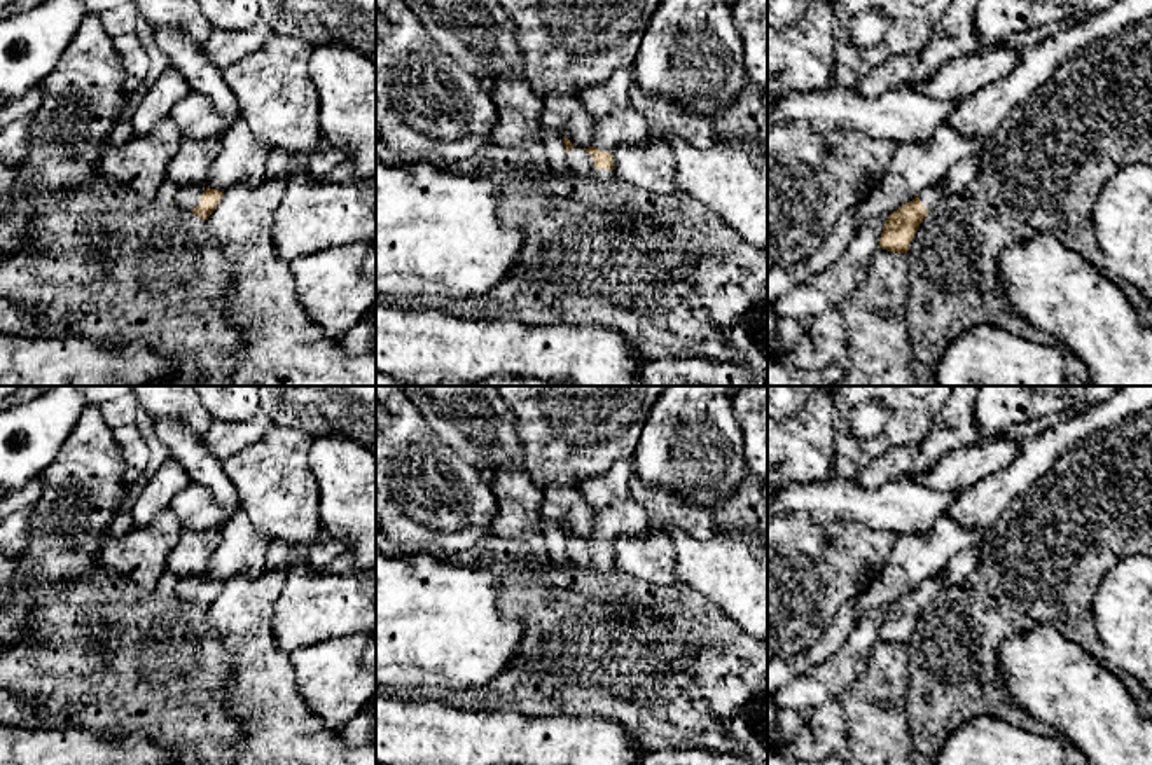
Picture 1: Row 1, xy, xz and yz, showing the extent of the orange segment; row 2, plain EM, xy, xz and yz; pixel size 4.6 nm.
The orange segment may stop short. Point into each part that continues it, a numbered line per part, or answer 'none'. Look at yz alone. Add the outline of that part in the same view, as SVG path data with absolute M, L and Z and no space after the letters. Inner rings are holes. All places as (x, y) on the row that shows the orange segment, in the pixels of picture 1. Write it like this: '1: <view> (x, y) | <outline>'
1: yz (932, 194) | M940 183L928 187L921 196L920 201L925 210L932 210L946 194L942 192Z

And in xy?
1: xy (189, 196) | M182 185L177 194L177 204L192 210L201 204L206 185Z

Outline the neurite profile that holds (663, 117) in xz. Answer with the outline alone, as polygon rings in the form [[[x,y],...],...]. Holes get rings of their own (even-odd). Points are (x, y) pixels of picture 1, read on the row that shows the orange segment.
[[[636,82],[629,93],[629,105],[645,115],[649,138],[664,140],[666,134],[675,134],[697,148],[706,148],[715,140],[717,131],[708,119],[643,93]]]

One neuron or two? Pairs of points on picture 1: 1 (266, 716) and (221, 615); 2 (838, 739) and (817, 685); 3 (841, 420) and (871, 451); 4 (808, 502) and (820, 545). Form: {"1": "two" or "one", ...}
{"1": "one", "2": "two", "3": "one", "4": "two"}

